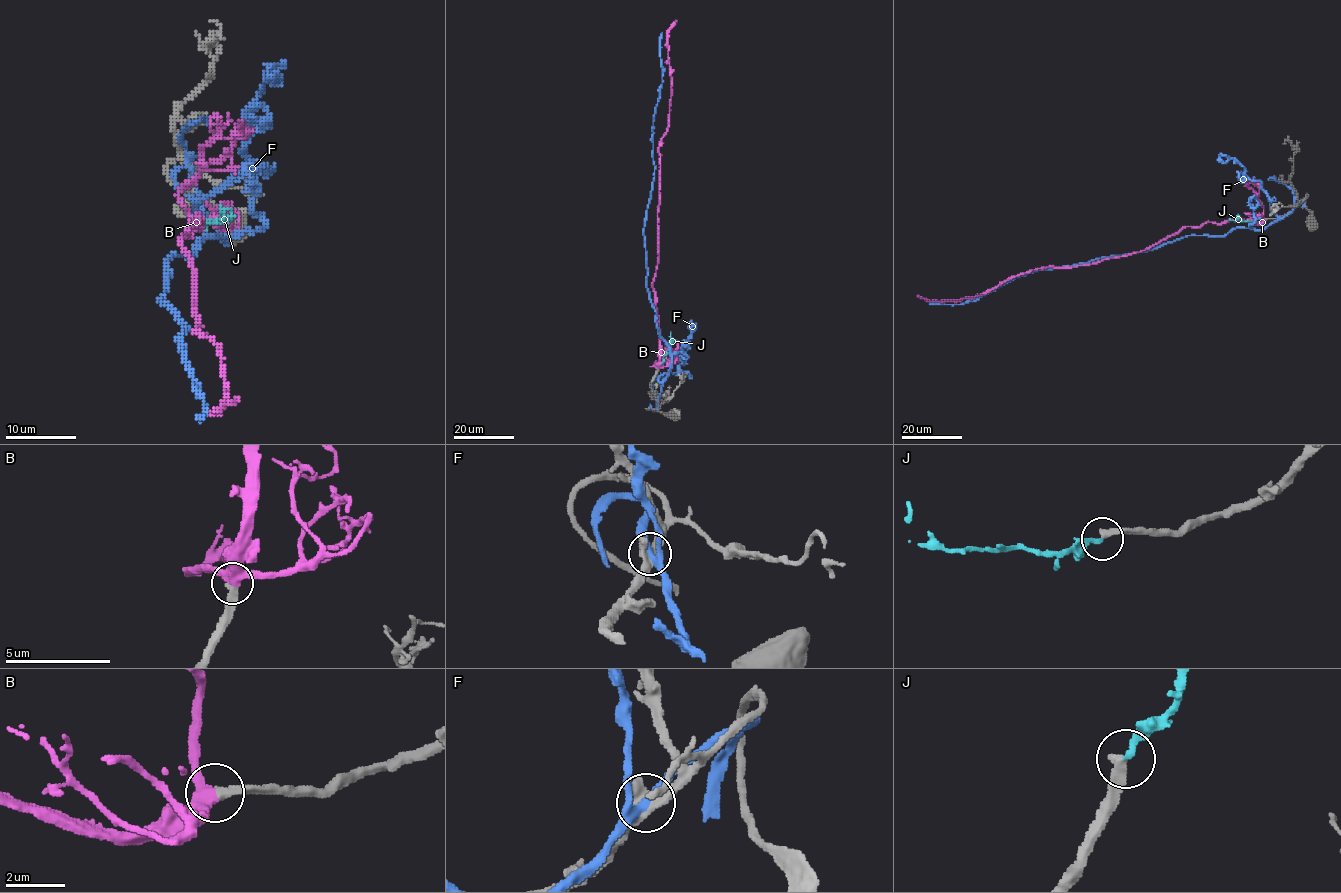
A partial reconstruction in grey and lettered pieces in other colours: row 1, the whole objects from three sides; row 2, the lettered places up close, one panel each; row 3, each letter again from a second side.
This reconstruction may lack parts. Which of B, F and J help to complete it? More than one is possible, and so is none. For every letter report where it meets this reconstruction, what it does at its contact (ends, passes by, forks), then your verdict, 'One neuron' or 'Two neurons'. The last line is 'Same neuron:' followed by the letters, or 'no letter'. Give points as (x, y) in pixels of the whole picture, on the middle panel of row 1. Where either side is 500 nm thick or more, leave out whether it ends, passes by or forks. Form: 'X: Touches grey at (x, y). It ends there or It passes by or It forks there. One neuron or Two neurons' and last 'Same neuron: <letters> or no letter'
B: Touches grey at (657, 368). It forks there. One neuron
F: Touches grey at (657, 399). It forks there. Two neurons
J: Touches grey at (658, 368). It ends there. Two neurons
Same neuron: B

